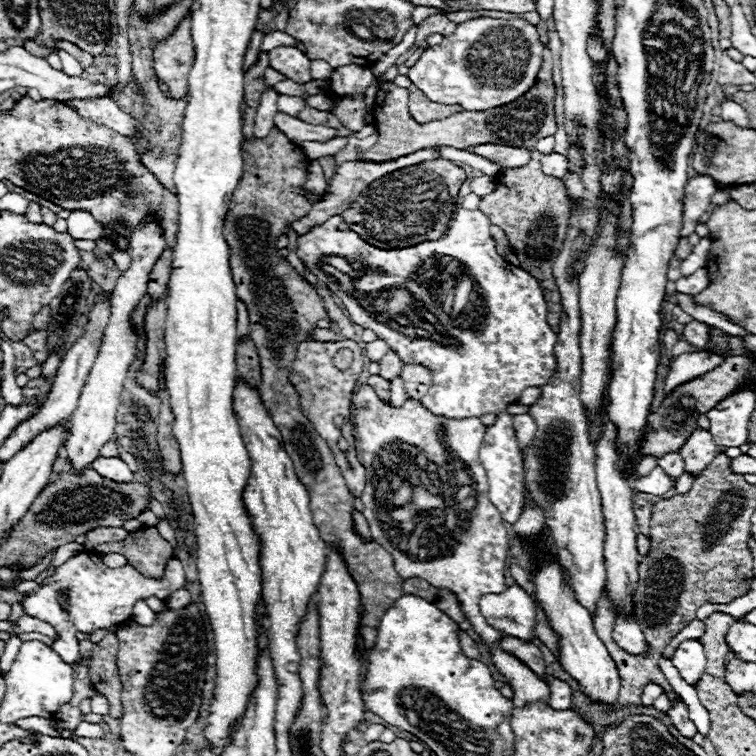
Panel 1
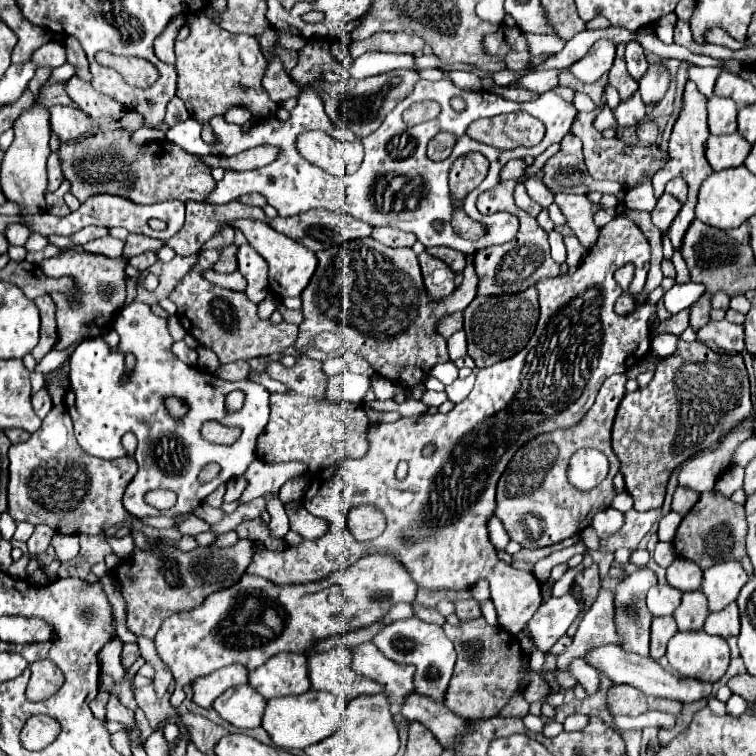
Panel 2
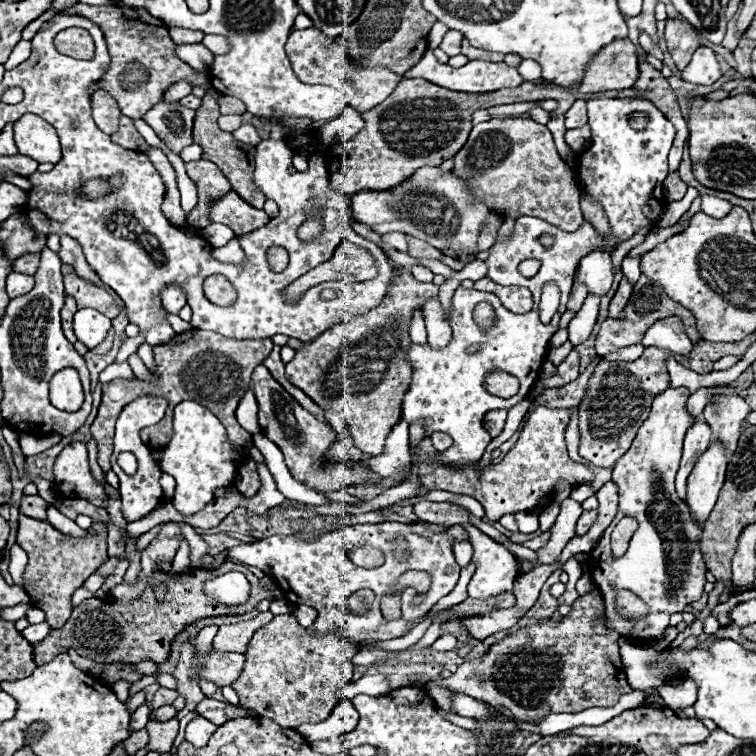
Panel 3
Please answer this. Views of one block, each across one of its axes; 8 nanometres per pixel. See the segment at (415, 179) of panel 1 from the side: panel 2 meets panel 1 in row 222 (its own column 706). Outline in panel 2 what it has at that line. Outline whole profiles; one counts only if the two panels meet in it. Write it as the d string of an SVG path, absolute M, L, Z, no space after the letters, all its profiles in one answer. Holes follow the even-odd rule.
M678 340L674 354L662 358L654 350L650 350L646 358L658 360L654 378L650 380L648 386L638 388L636 392L624 396L612 430L612 450L620 460L620 472L624 476L626 492L632 496L636 510L660 508L664 502L664 490L672 470L686 462L690 456L698 454L702 448L716 446L722 434L726 434L730 428L734 428L752 414L750 382L740 354L718 356L700 342Z

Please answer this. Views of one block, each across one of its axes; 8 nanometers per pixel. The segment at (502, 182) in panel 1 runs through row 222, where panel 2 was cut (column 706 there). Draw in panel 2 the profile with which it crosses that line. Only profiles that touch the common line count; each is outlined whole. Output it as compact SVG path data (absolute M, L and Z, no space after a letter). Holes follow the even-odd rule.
M704 492L700 496L700 500L696 502L696 506L684 516L676 538L674 538L674 552L680 554L682 558L688 558L692 562L696 562L702 570L706 570L708 566L714 566L718 562L726 562L726 560L738 560L744 570L752 576L752 566L750 566L750 558L746 554L746 546L744 546L744 538L746 538L746 514L744 514L744 506L742 504L734 504L730 498L724 498L720 494L712 494L712 492Z

